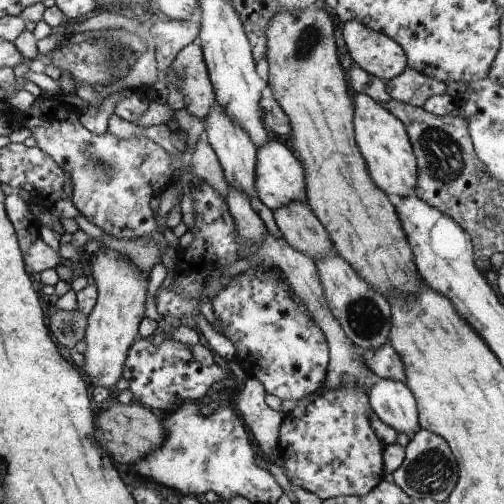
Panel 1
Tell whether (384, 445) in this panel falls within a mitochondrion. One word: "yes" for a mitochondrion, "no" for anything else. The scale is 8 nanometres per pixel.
no

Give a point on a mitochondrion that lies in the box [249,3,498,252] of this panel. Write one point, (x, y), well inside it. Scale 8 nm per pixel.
(442, 155)

